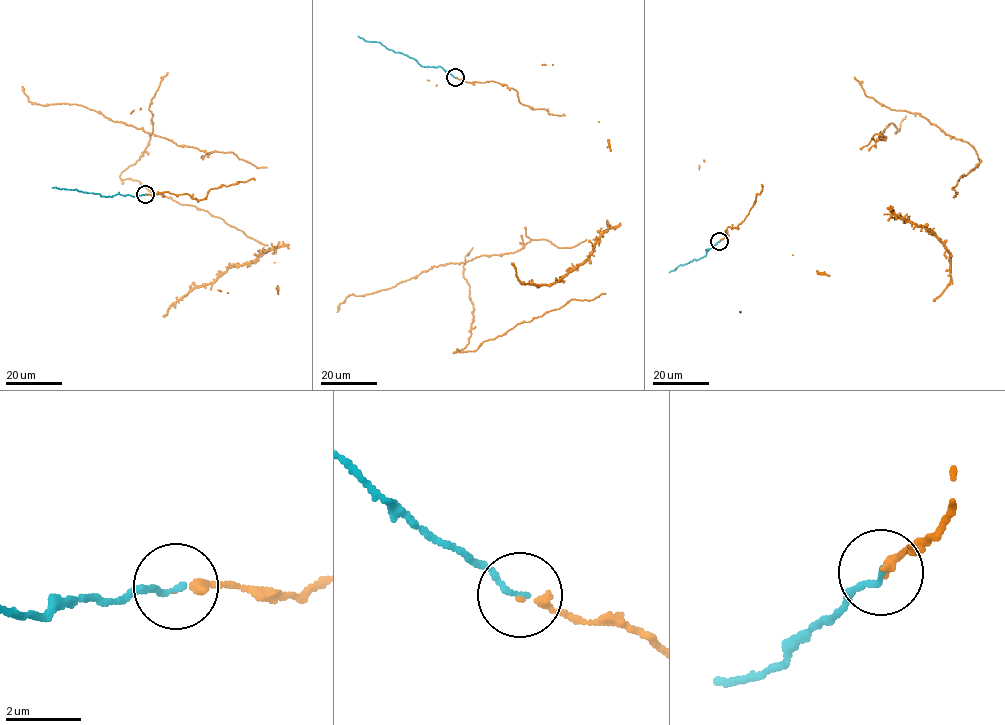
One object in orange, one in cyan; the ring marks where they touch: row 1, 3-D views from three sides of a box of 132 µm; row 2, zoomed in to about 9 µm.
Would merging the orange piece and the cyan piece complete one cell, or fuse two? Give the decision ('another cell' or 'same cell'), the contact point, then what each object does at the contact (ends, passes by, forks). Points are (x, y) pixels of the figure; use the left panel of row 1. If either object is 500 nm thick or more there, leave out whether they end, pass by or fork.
same cell; place (145, 194); orange ends; cyan ends

